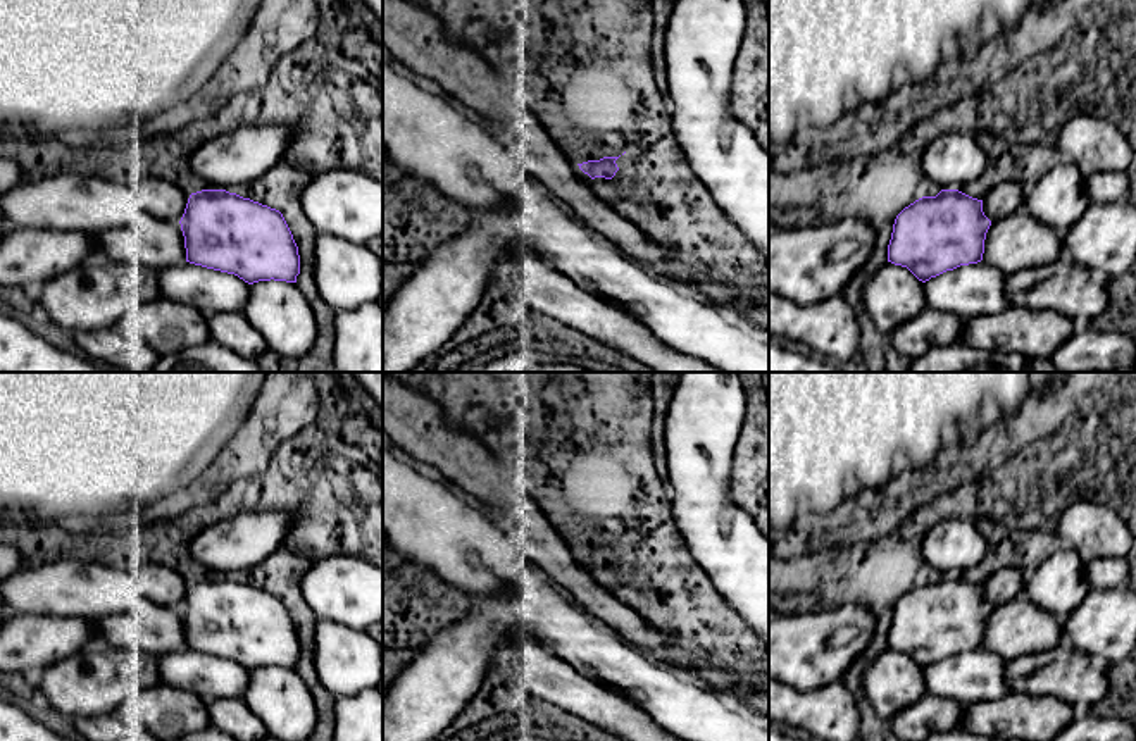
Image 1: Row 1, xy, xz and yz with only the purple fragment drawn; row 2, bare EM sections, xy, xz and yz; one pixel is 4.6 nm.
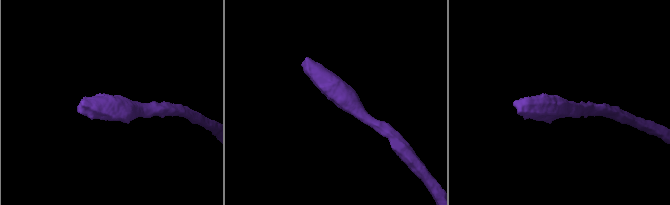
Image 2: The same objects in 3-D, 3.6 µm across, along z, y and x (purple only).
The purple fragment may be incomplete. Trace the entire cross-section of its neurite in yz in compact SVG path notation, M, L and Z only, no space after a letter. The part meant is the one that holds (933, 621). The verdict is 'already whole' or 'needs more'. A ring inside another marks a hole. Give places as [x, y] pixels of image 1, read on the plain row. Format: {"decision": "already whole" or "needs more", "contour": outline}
{"decision": "already whole", "contour": "M941 576L905 593L895 605L888 631L888 648L907 653L926 669L946 657L983 646L986 619L991 607L983 598L983 586L958 576Z"}

